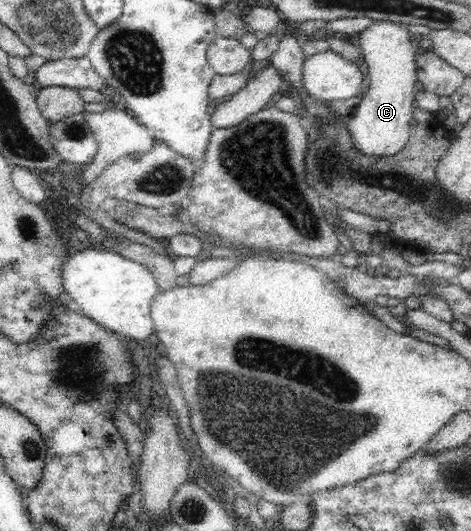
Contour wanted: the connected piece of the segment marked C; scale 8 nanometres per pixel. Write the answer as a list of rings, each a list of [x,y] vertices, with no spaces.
[[[375,20],[356,36],[356,44],[362,49],[369,73],[364,96],[349,115],[349,133],[354,145],[365,155],[395,155],[408,141],[413,101],[419,89],[416,57],[420,51],[413,47],[409,26]]]

